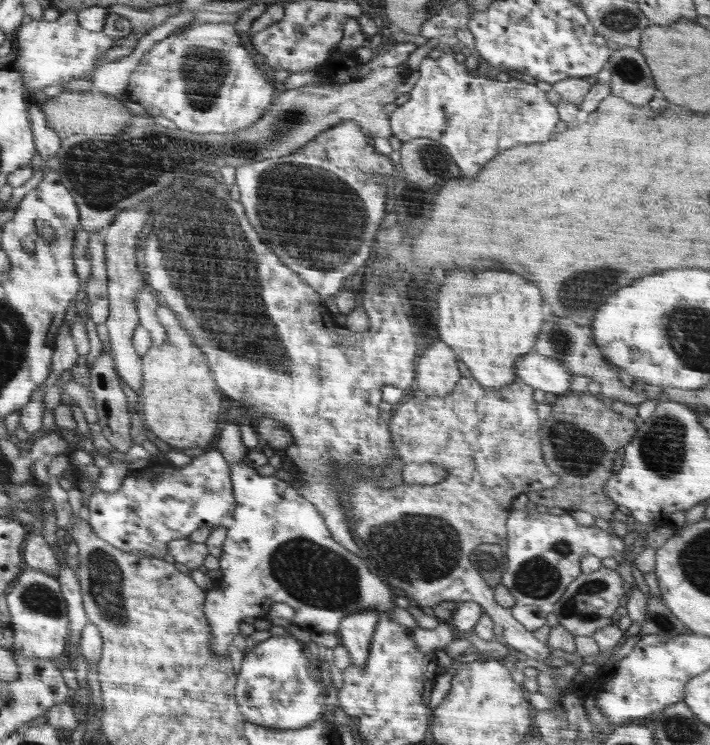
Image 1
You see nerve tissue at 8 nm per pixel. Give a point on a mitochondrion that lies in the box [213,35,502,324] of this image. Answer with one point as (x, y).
(321, 222)

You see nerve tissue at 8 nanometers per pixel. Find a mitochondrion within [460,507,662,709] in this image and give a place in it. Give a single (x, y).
(539, 577)

